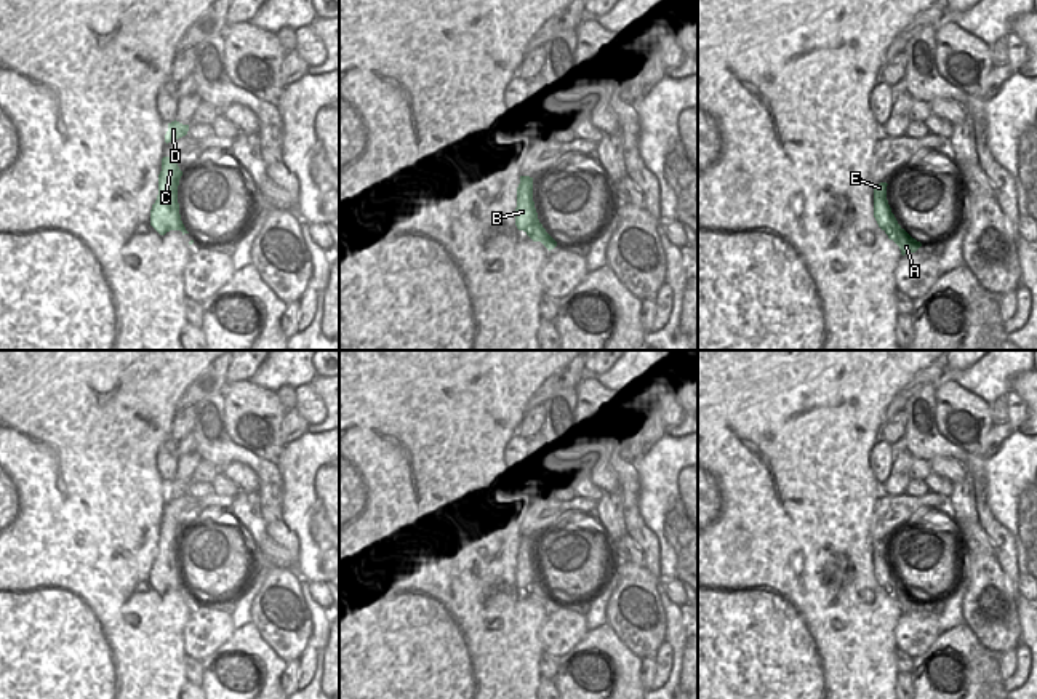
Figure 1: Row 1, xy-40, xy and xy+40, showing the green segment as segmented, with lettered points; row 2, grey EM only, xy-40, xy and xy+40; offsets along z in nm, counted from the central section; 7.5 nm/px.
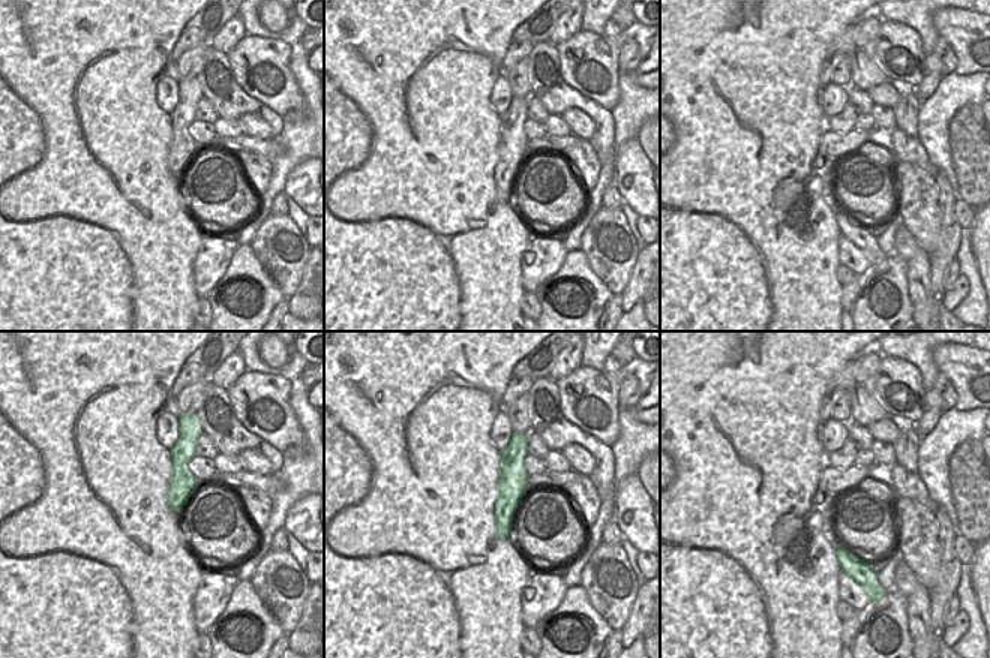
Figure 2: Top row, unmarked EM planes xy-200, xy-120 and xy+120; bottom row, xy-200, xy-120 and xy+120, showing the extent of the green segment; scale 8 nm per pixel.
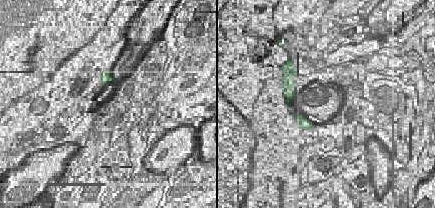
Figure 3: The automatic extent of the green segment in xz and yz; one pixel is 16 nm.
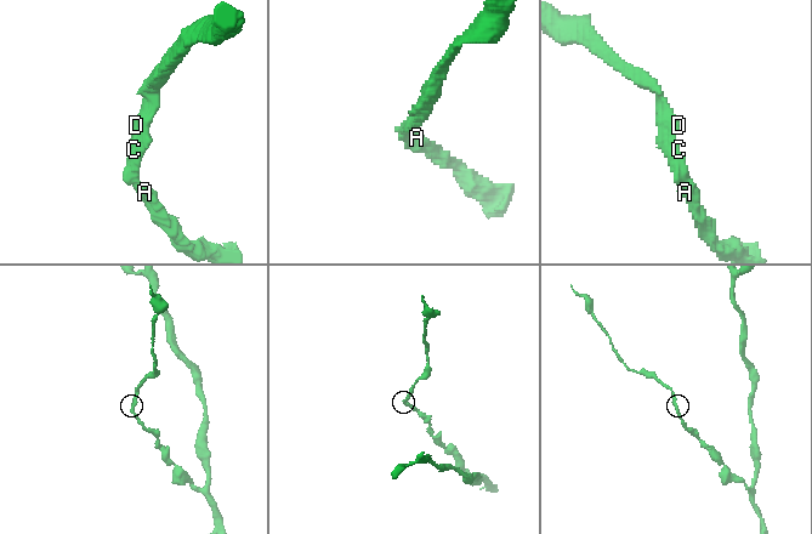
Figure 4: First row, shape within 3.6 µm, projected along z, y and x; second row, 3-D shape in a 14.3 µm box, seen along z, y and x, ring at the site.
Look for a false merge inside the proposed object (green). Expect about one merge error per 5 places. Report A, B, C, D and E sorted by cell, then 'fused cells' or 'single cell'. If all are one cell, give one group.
groups A B C D E; single cell

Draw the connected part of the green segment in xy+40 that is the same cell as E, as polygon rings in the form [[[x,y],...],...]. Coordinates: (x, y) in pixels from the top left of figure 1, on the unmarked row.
[[[887,541],[874,544],[874,576],[888,597],[899,605],[903,614],[915,611],[922,601],[898,582],[887,558],[887,544]]]

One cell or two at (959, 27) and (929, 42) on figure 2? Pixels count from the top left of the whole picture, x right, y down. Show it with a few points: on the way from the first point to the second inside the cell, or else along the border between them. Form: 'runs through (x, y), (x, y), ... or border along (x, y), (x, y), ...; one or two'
border along (933, 15), (933, 27), (939, 36); two

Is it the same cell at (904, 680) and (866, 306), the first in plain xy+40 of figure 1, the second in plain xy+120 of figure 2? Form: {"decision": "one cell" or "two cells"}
{"decision": "two cells"}

